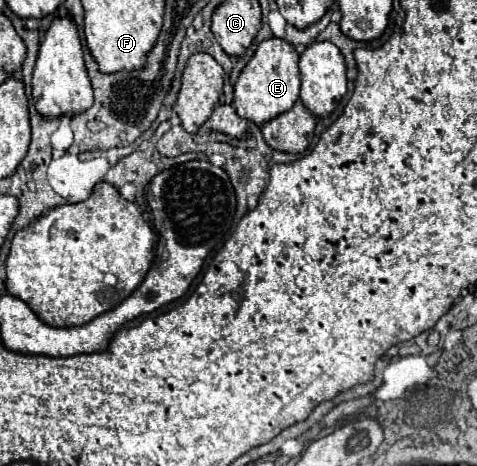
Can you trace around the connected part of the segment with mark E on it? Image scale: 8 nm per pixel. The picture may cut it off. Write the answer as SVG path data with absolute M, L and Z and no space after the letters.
M271 38L261 42L255 50L255 56L249 60L249 64L245 66L235 84L235 98L233 98L235 112L245 120L263 126L271 118L291 110L291 106L299 100L301 76L297 64L299 54L287 40Z

